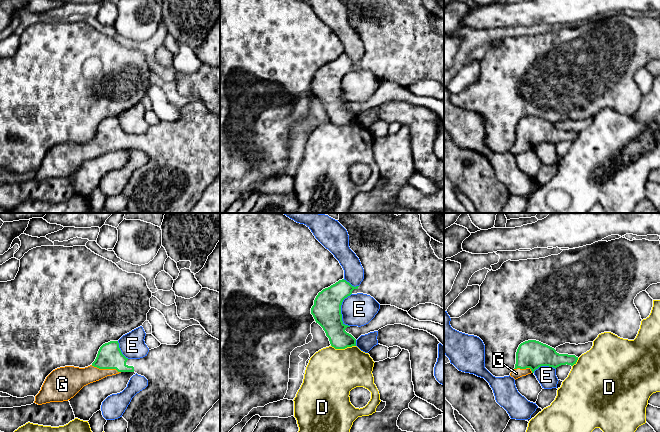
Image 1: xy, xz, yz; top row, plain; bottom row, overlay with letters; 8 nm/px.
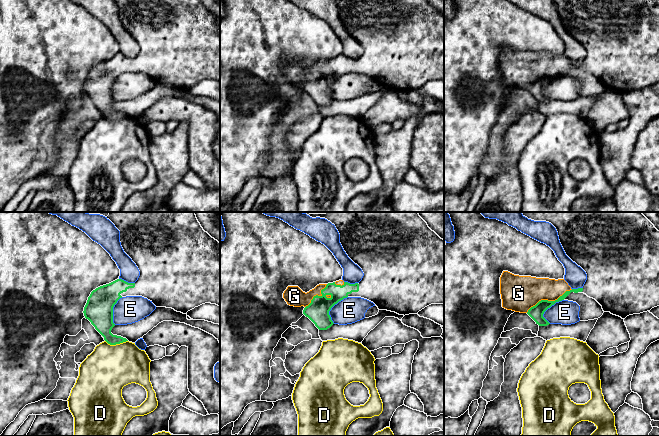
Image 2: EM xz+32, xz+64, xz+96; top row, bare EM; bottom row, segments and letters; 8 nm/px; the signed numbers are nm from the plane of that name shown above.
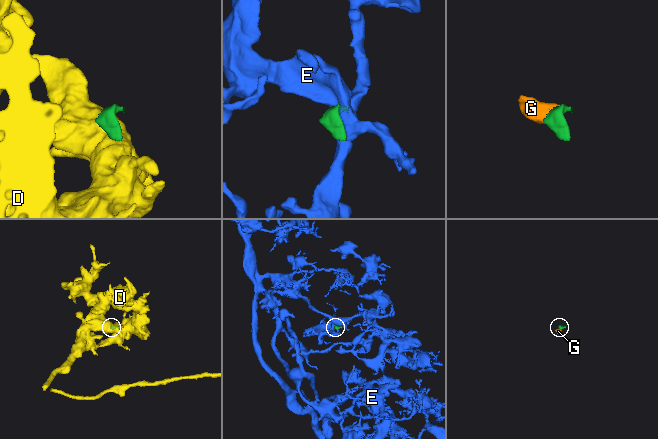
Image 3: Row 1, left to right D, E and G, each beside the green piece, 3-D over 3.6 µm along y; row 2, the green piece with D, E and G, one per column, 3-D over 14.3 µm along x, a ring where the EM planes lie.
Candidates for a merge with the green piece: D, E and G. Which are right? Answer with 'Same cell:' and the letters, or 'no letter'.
Same cell: G

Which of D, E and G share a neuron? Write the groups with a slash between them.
D / E / G

